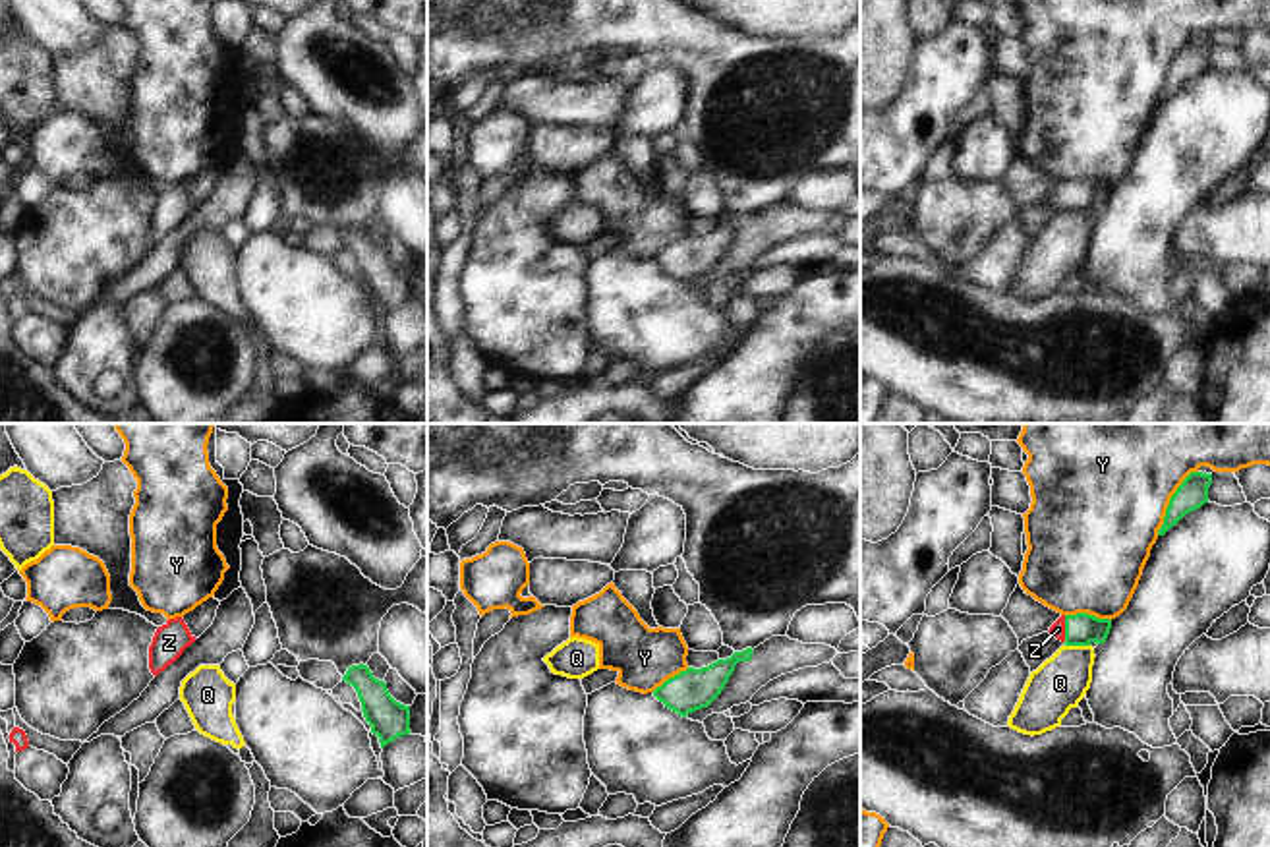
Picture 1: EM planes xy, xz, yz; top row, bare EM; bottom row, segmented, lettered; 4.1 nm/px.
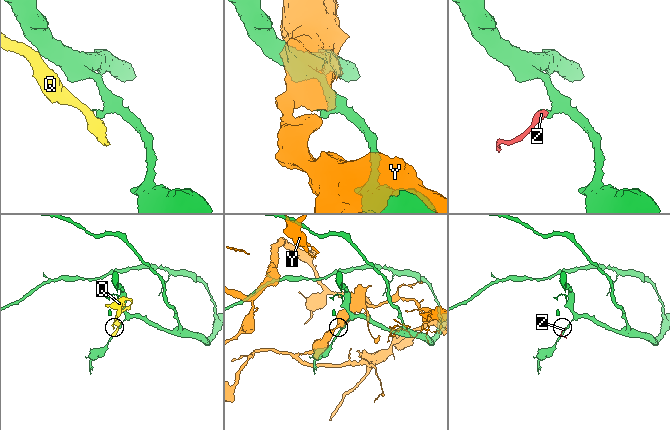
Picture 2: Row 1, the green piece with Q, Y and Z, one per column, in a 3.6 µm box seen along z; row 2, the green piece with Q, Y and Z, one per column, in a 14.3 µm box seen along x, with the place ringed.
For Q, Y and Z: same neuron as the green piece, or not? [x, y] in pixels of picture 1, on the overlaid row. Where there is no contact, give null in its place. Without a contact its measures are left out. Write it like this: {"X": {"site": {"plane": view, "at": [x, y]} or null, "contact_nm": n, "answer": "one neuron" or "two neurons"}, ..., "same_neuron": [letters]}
{"Q": {"site": {"plane": "yz", "at": [1077, 644]}, "contact_nm": 110, "answer": "two neurons"}, "Y": {"site": {"plane": "yz", "at": [1170, 501]}, "contact_nm": 320, "answer": "two neurons"}, "Z": {"site": {"plane": "yz", "at": [1066, 629]}, "contact_nm": 110, "answer": "one neuron"}, "same_neuron": ["Z"]}

